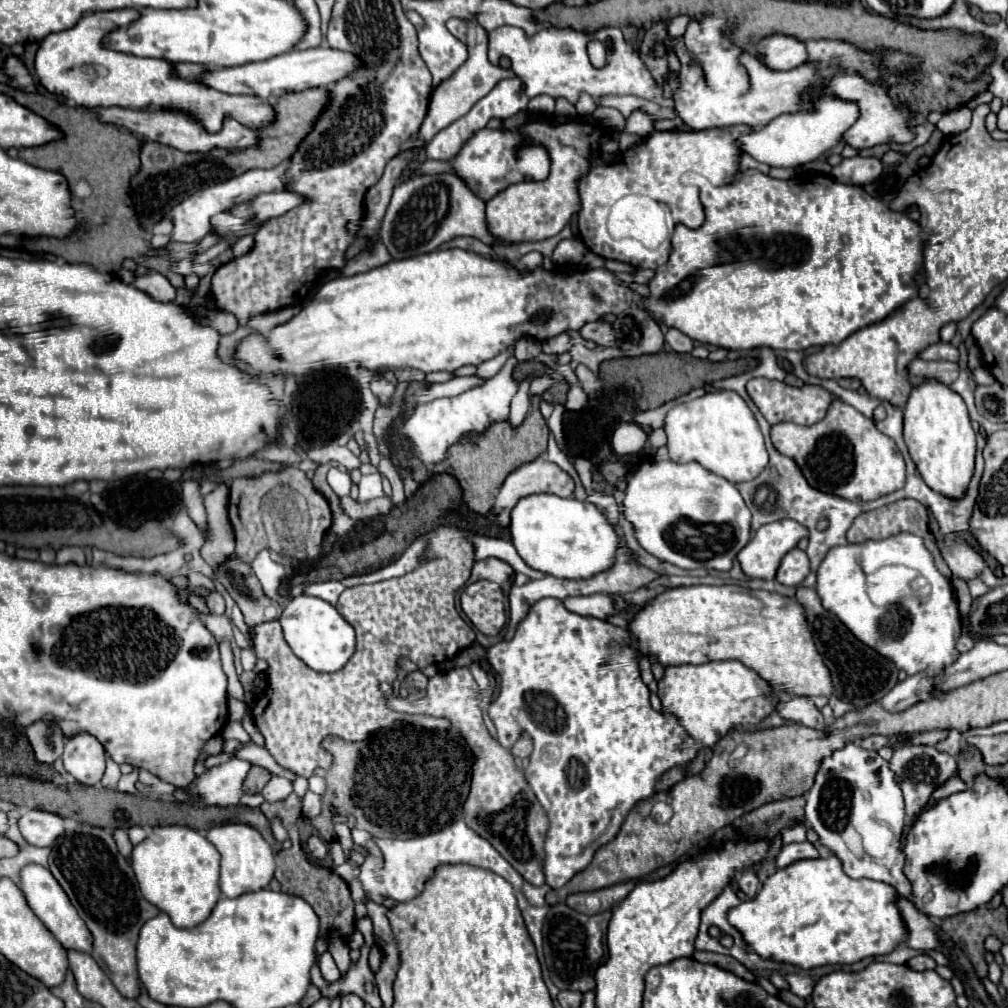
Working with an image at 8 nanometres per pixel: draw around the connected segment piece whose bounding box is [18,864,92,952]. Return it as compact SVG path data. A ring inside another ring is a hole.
M26 864L20 870L20 884L18 886L20 886L28 906L34 910L34 914L42 920L42 924L52 932L52 936L64 948L72 948L72 950L80 950L80 952L92 950L92 936L90 936L84 920L78 916L76 908L70 904L62 886L56 882L56 878L50 874L48 868L44 868L40 864Z

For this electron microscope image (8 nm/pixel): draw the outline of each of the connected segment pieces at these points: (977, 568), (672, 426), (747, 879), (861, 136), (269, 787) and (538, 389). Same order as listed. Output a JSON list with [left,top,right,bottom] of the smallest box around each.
[[938,540,984,582],[664,390,768,484],[736,870,760,898],[826,72,914,150],[262,774,292,804],[530,376,556,396]]

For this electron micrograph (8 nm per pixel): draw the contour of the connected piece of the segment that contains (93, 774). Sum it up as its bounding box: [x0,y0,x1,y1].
[62,734,106,784]

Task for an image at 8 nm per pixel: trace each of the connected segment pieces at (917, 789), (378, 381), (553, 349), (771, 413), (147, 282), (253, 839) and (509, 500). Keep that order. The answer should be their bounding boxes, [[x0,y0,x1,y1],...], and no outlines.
[[890,744,958,818],[370,376,394,404],[542,334,568,354],[746,378,834,426],[134,274,176,304],[206,822,274,898],[490,460,574,528]]

